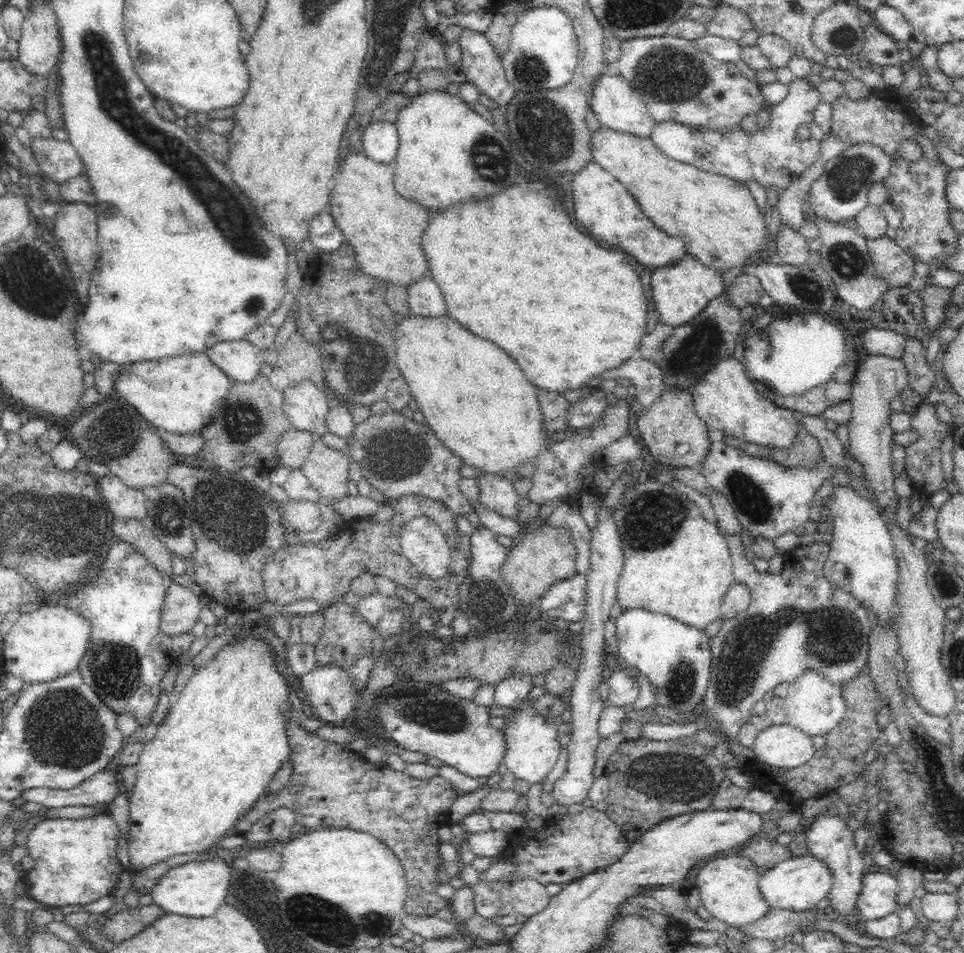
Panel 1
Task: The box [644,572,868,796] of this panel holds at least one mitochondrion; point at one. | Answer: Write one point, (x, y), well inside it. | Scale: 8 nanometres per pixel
(737, 677)

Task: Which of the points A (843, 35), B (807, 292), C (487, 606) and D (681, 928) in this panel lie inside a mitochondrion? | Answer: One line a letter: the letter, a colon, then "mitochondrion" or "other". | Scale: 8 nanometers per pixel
A: mitochondrion
B: mitochondrion
C: mitochondrion
D: other

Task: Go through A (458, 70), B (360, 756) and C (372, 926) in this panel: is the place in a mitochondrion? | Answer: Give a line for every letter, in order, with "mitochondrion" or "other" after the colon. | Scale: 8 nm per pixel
A: other
B: other
C: mitochondrion

